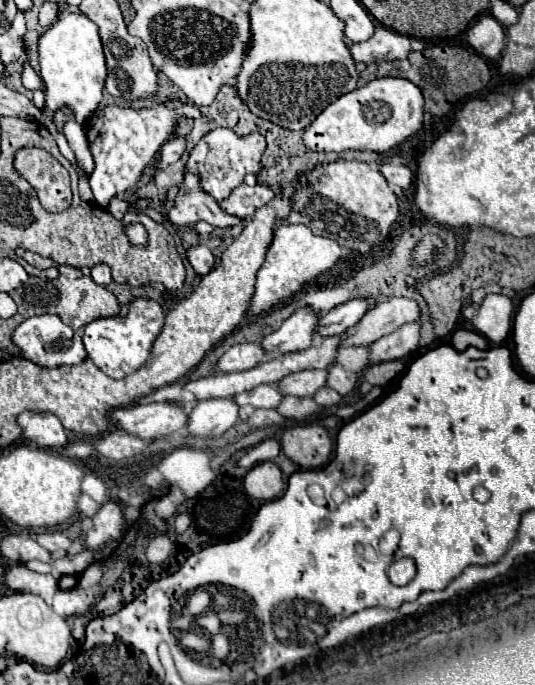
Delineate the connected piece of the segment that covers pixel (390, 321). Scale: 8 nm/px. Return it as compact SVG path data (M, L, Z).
M393 296L377 304L373 312L367 312L361 318L361 324L349 330L349 340L345 340L345 348L353 344L373 344L375 340L379 340L385 334L391 334L403 324L419 320L419 316L421 316L421 310L415 300Z

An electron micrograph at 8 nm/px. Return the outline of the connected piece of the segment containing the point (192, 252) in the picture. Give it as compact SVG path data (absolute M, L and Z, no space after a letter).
M207 246L189 248L187 250L187 258L189 258L191 266L195 268L195 272L201 274L201 276L209 274L213 270L213 266L215 266L215 256L213 256L213 252Z

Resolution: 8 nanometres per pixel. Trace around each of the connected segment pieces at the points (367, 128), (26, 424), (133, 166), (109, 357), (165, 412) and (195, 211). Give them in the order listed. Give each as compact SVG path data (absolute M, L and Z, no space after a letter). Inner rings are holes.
M377 78L329 104L305 130L303 144L311 152L373 150L387 154L423 128L423 94L403 78Z
M23 412L19 416L19 424L23 428L23 436L39 448L63 448L69 444L67 430L53 414Z
M167 102L153 108L119 108L105 106L99 108L87 122L87 140L91 146L91 154L95 158L95 172L89 178L95 202L103 208L109 206L109 200L115 194L123 194L127 188L133 188L141 178L145 166L151 162L155 152L163 146L167 138L173 136L177 122L183 118L193 118L195 106L181 102Z
M139 298L139 300L131 302L129 316L125 316L125 318L121 318L121 316L99 318L99 320L93 320L91 324L87 324L83 330L83 344L87 348L89 358L107 376L121 380L121 378L133 374L149 358L153 342L163 328L163 320L165 320L163 308L157 302L147 300L147 298Z
M169 402L135 404L111 412L111 420L119 430L139 436L143 440L157 440L187 426L187 412Z
M185 172L185 182L169 208L169 220L179 226L195 224L199 220L205 220L217 228L229 228L241 224L237 216L221 212L217 200L213 200L213 196L209 196L201 188L199 176L191 172Z

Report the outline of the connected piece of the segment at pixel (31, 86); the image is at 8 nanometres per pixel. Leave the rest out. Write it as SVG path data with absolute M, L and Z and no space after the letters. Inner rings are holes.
M25 60L25 64L23 64L23 74L21 74L21 80L23 80L23 86L27 88L27 90L43 90L43 80L41 80L41 76L33 70L33 66L31 66L31 62L29 60Z

